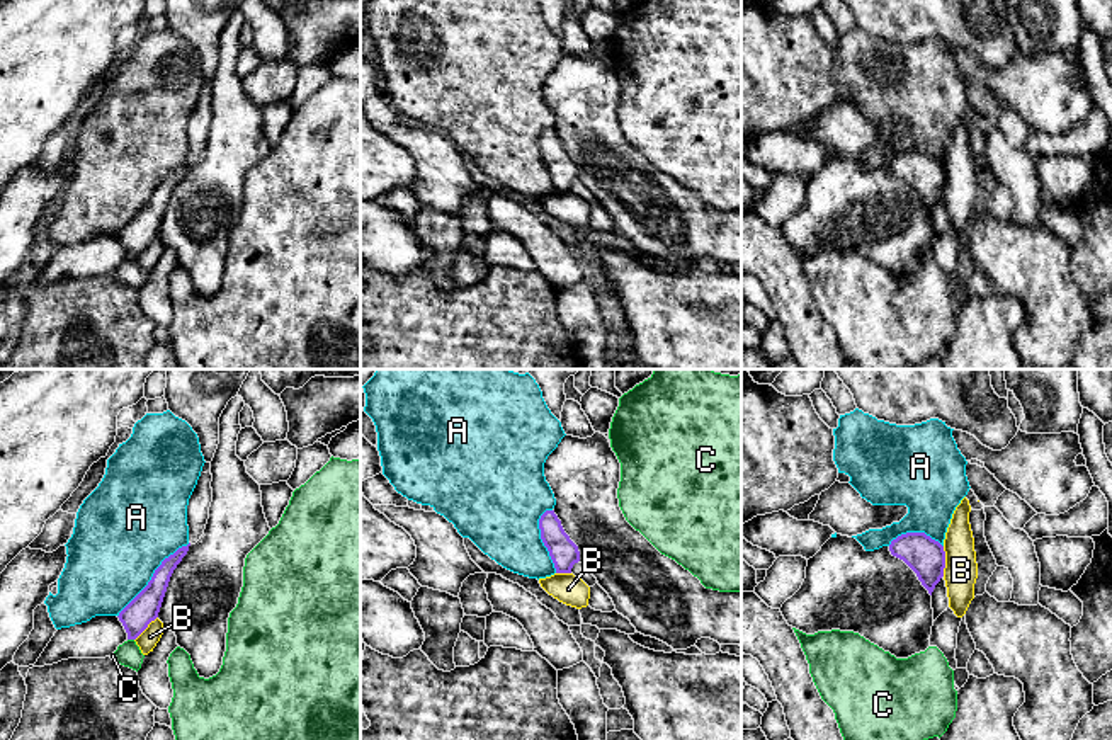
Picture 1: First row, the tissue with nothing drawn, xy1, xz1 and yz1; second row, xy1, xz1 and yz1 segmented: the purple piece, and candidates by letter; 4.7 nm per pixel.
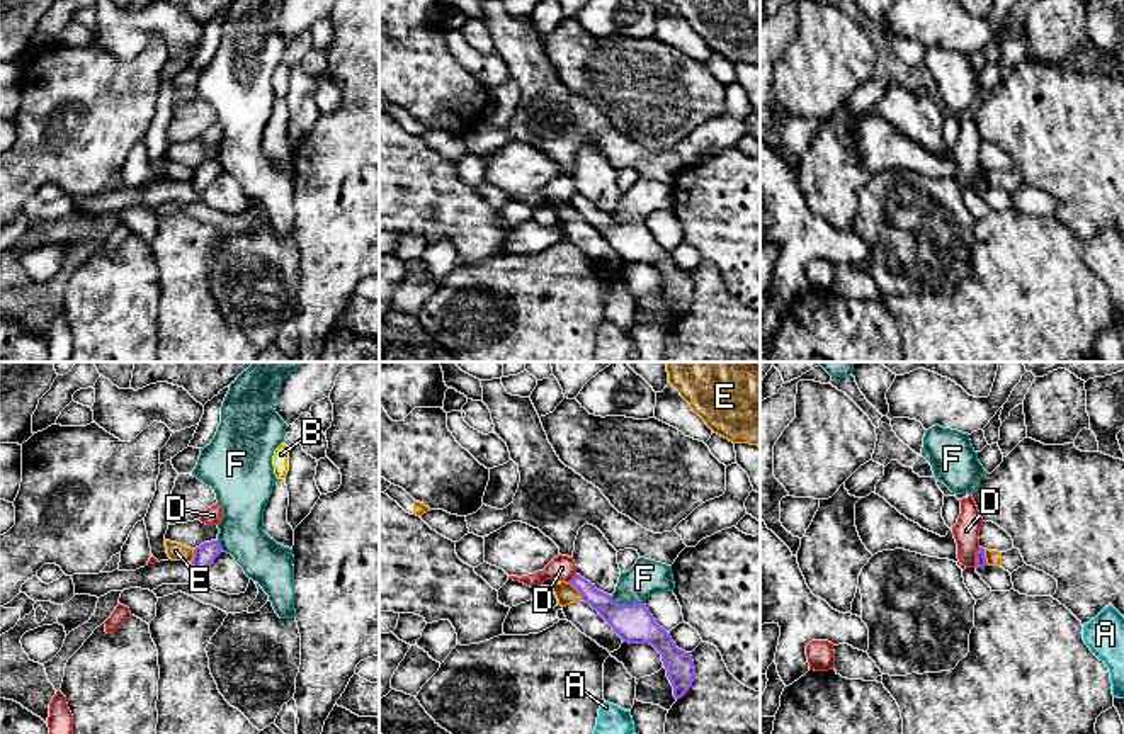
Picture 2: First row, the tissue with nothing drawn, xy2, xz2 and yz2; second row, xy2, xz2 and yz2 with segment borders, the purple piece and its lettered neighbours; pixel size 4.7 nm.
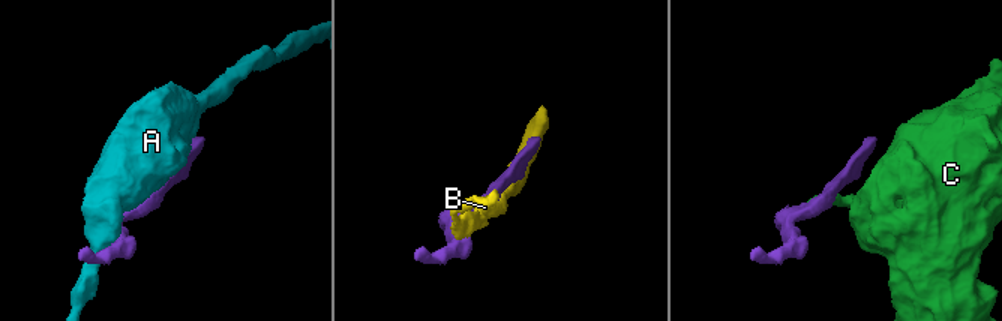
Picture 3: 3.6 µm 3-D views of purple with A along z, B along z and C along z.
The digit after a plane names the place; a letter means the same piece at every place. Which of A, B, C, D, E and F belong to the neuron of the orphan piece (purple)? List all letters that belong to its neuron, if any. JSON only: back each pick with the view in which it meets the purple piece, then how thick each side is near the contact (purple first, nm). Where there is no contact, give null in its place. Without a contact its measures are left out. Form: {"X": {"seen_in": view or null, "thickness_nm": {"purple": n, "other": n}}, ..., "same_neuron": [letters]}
{"same_neuron": []}

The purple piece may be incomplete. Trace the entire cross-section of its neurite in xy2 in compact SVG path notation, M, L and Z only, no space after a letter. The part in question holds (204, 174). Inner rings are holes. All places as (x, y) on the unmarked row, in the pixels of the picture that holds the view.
M218 160L204 161L194 168L192 185L201 192L223 172Z

